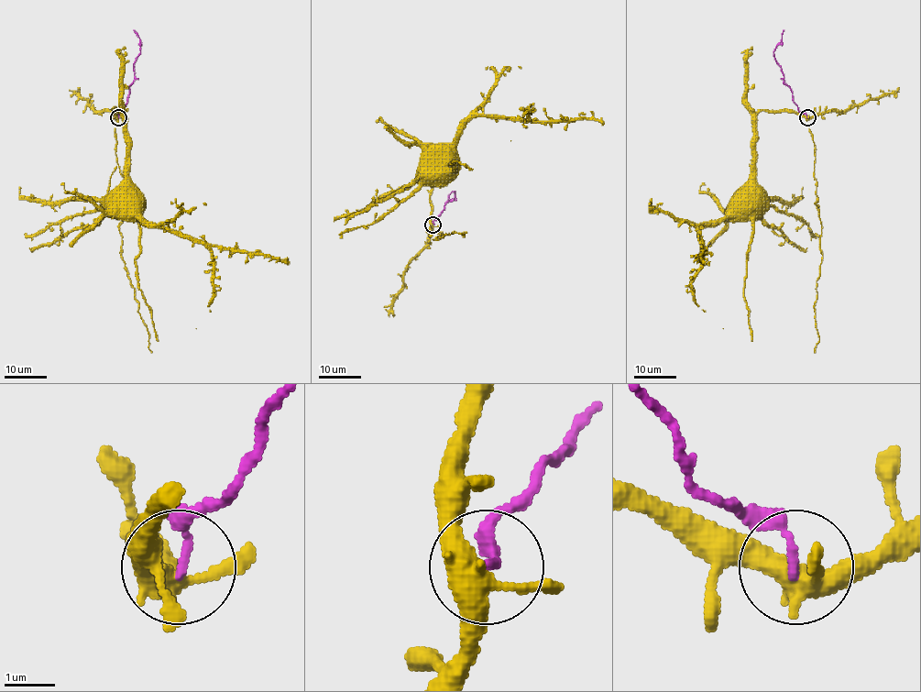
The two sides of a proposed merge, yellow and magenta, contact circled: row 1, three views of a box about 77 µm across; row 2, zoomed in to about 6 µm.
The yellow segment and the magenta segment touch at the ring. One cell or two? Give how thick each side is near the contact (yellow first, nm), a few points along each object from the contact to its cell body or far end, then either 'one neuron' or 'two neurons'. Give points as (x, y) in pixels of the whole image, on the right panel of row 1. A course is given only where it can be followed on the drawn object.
400 nm thick on the yellow side, 150 nm on the other; yellow runs (806, 116), (792, 112), (761, 111), (758, 114), (752, 177), (740, 189), (737, 203); magenta runs (806, 116), (793, 101), (791, 89), (783, 82), (783, 74), (773, 52), (783, 30); one neuron

